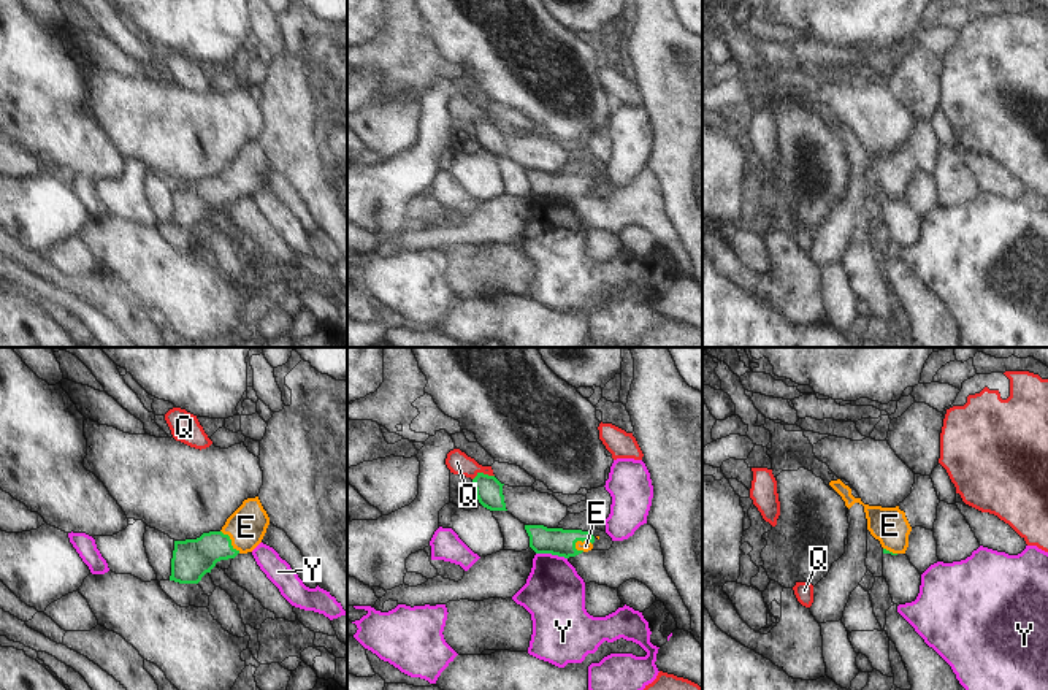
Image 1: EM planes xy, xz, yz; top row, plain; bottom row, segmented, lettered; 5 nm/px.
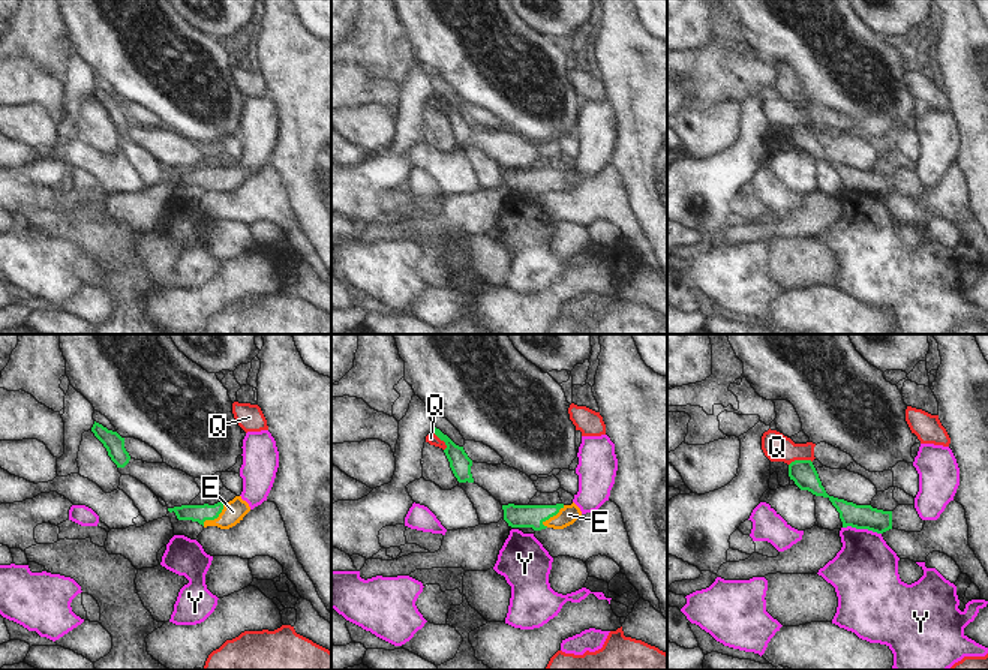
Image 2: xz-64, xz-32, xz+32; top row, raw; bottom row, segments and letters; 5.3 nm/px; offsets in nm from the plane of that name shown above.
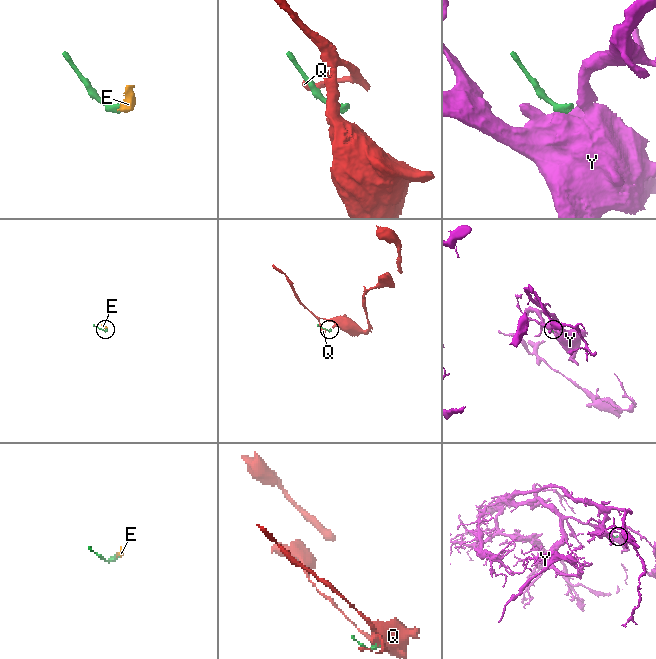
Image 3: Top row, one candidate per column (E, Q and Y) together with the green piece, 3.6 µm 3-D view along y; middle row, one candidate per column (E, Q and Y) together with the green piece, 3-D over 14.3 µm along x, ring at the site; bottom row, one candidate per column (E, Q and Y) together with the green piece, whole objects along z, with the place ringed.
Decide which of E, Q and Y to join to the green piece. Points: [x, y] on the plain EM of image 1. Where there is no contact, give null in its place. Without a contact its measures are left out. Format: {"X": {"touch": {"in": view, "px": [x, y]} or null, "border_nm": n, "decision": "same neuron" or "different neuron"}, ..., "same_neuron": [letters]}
{"E": {"touch": {"in": "xz", "px": [581, 184]}, "border_nm": 100, "decision": "same neuron"}, "Q": {"touch": {"in": "xz", "px": [482, 118]}, "border_nm": 110, "decision": "different neuron"}, "Y": {"touch": {"in": "xz", "px": [552, 199]}, "border_nm": 160, "decision": "different neuron"}, "same_neuron": ["E"]}

